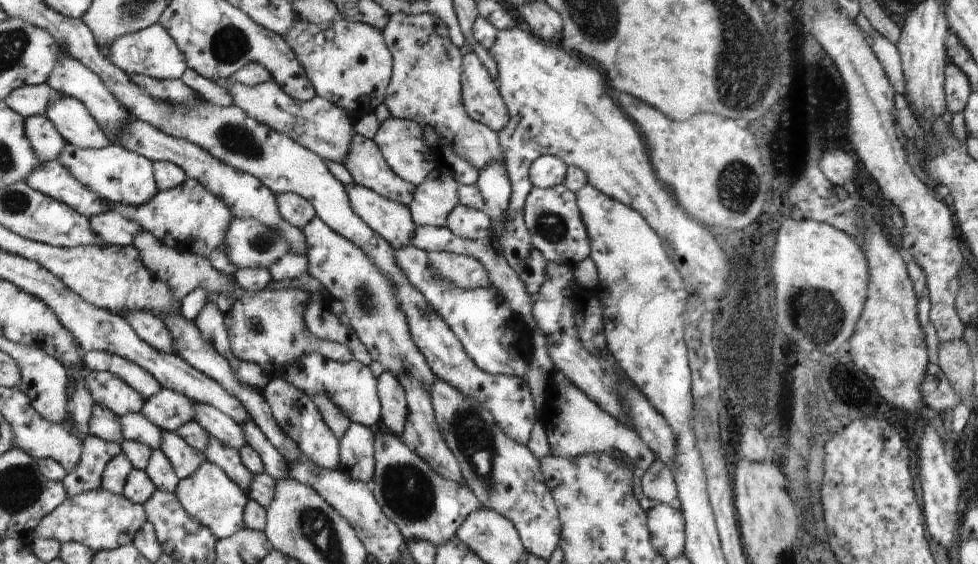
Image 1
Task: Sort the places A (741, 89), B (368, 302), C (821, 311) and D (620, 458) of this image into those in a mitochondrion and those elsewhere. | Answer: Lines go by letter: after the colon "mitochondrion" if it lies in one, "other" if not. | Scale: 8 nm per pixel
A: mitochondrion
B: mitochondrion
C: mitochondrion
D: other

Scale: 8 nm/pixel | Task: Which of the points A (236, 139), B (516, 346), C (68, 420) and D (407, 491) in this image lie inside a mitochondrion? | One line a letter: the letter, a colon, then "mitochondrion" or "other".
A: mitochondrion
B: mitochondrion
C: other
D: mitochondrion

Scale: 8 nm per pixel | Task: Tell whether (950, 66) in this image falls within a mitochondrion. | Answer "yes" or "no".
no

